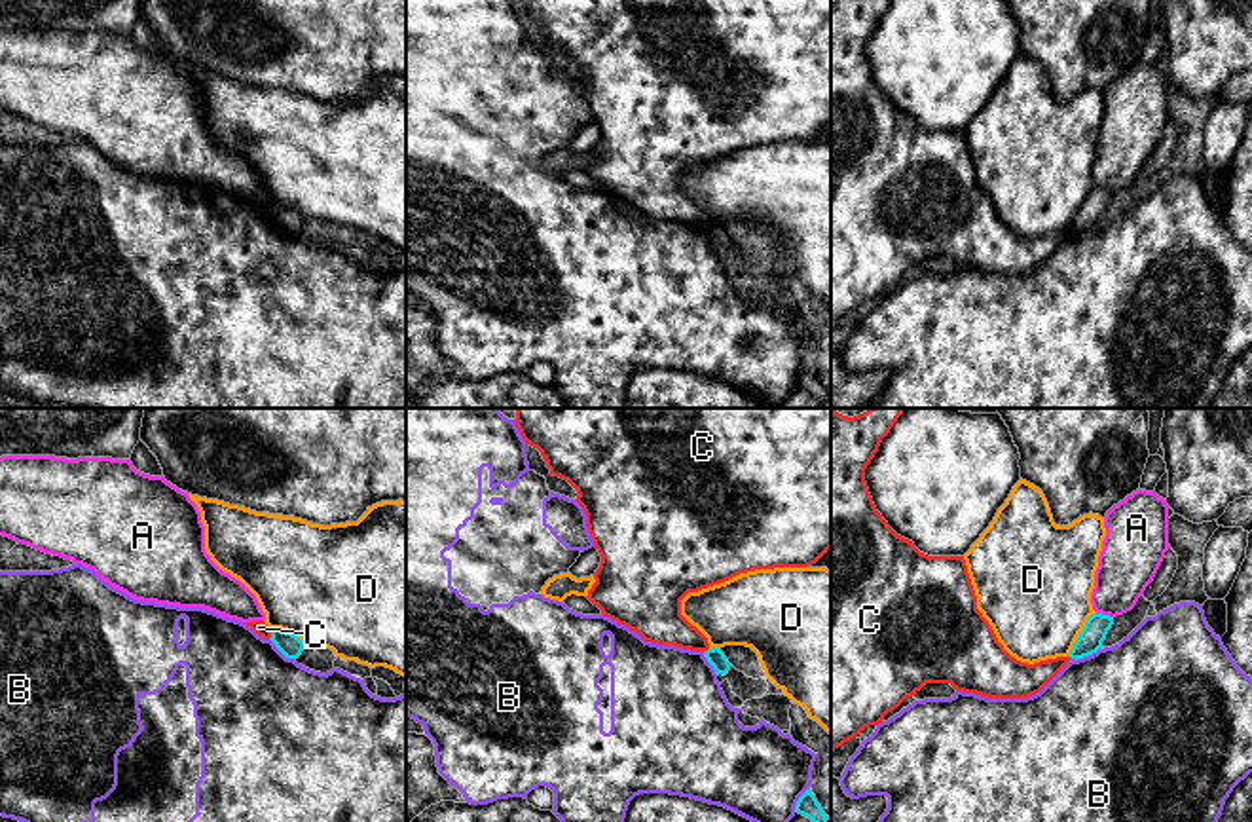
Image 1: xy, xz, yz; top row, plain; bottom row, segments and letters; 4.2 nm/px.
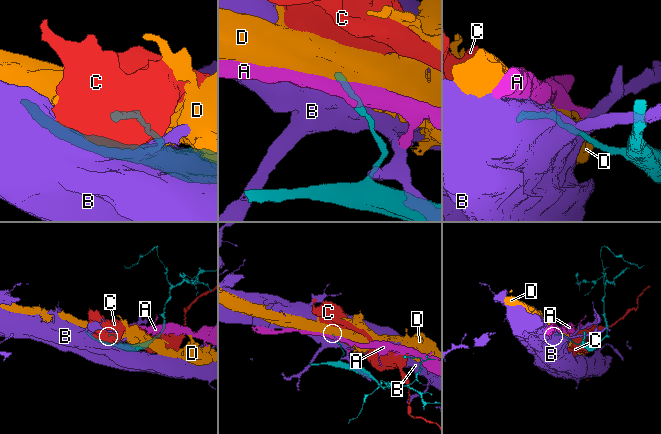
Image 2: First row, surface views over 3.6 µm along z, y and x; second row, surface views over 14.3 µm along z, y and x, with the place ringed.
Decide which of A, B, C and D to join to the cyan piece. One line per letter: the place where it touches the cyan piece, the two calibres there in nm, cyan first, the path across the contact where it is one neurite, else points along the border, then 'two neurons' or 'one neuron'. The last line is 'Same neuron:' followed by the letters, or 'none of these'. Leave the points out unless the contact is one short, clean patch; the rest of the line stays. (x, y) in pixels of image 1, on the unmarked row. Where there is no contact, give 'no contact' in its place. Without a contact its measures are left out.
A: contact yz (1104, 190); calibres 110 and 240 nm; border yz (1095, 185), (1112, 192); two neurons
B: contact xy (281, 226); calibres 100 and 480 nm; two neurons
C: contact xy (272, 209); calibres 100 and 60 nm; border xy (272, 204), (268, 213); two neurons
D: contact yz (1080, 209); calibres 110 and 460 nm; border yz (1095, 186), (1068, 230); two neurons
Same neuron: none of these

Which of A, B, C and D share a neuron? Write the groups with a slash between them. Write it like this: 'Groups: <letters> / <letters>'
Groups: A / B / C / D

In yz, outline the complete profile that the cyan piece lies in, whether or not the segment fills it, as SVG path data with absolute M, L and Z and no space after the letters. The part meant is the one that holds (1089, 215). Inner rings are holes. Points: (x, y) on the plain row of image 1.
M1095 186L1087 194L1083 205L1079 207L1070 226L1070 232L1077 235L1096 228L1102 222L1102 216L1106 215L1106 209L1112 203L1112 199L1114 199L1114 192Z

